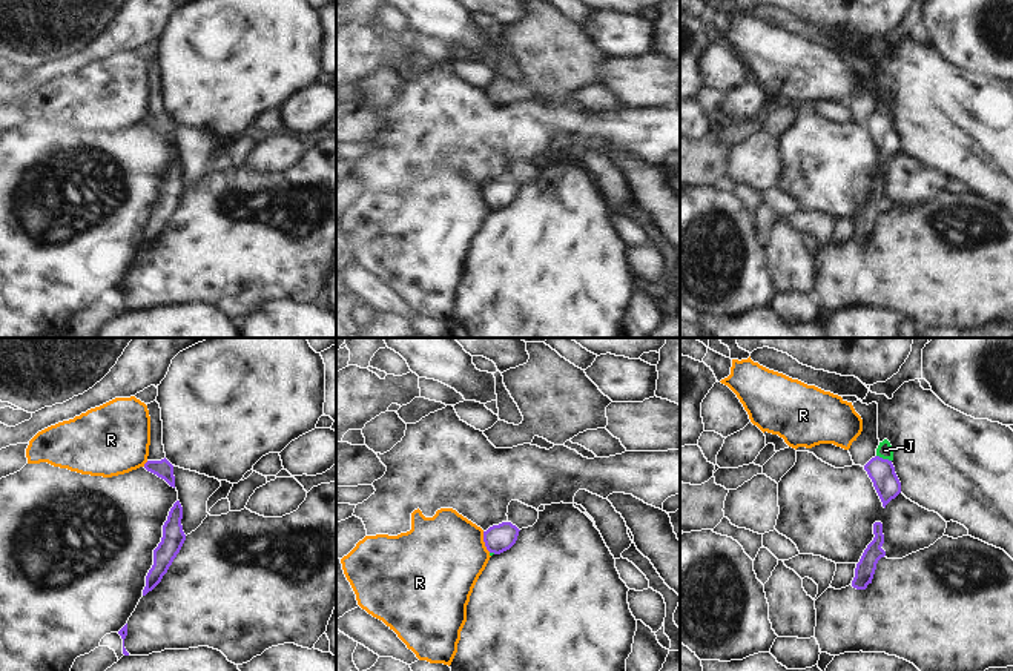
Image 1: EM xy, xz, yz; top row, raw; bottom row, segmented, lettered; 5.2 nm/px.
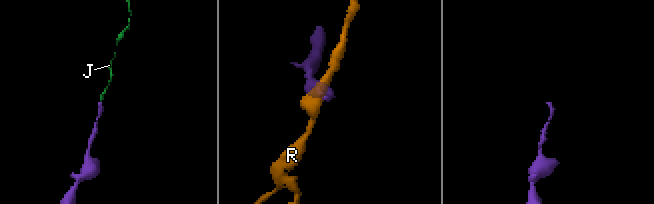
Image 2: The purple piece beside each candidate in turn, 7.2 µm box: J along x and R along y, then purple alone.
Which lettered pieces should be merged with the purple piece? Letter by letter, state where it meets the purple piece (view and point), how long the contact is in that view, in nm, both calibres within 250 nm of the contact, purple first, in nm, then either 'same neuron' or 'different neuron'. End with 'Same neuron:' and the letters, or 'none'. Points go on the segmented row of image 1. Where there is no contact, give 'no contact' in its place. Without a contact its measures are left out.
J: contact yz (884, 459); length 90 nm; calibres 140 and 90 nm; same neuron
R: contact xz (484, 541); length 120 nm; calibres 140 and 440 nm; different neuron
Same neuron: J

